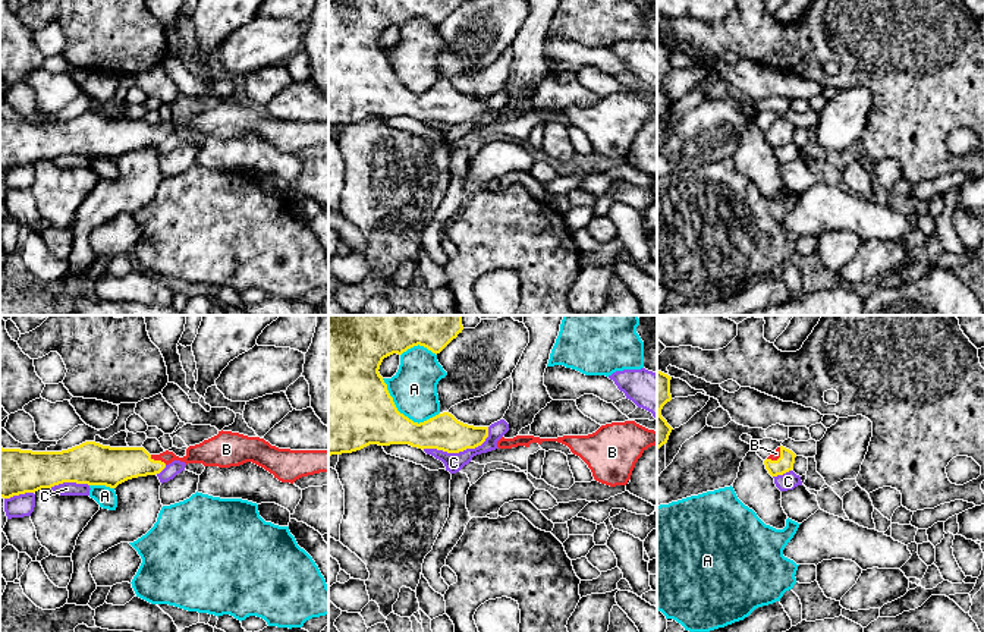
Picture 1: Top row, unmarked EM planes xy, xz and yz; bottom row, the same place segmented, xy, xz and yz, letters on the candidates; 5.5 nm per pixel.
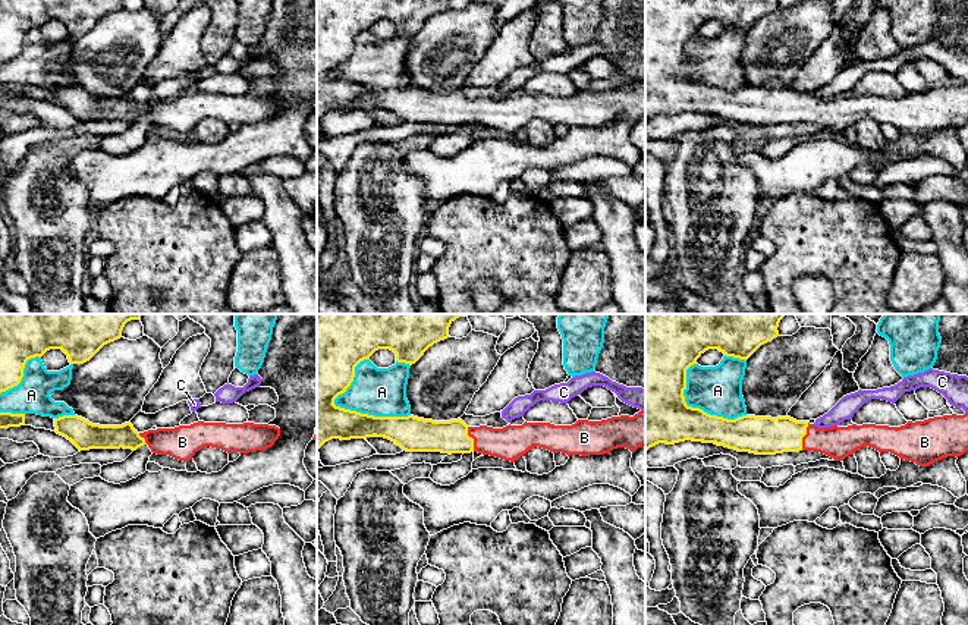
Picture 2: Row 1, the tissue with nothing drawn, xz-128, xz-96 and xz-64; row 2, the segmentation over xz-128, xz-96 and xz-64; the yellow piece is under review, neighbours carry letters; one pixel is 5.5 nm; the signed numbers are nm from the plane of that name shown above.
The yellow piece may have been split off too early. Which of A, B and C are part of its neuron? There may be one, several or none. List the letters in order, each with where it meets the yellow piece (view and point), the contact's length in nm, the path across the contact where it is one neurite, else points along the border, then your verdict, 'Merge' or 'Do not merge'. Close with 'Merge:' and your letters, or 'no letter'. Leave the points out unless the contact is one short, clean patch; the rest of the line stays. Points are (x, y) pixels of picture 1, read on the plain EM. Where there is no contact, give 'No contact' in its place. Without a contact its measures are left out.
A: Touches yellow at xz (402, 85). Shared border 380 nm. Do not merge
B: Touches yellow at xy (159, 132). Shared border 110 nm. Path across: xy (113, 137), (159, 132), (203, 125). Merge
C: Touches yellow at xz (459, 122). Shared border 380 nm. Do not merge
Merge: B

